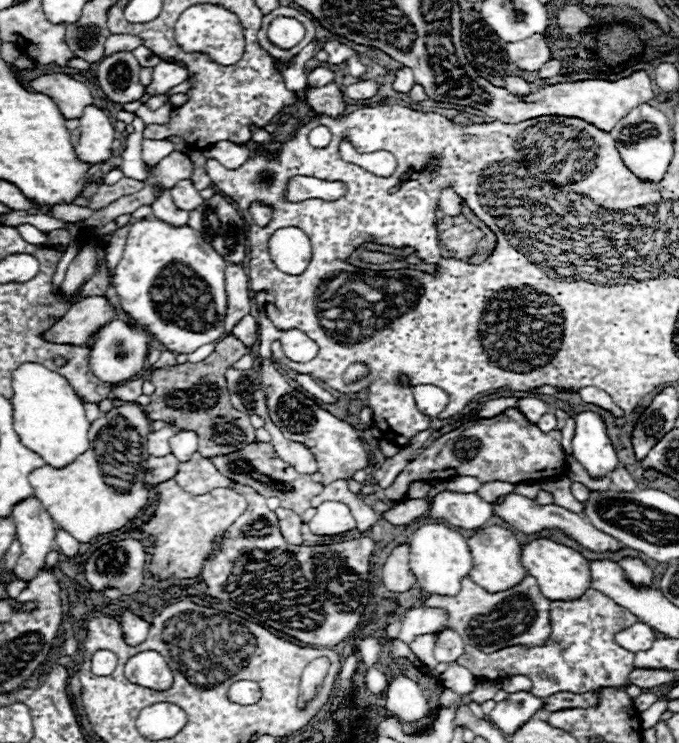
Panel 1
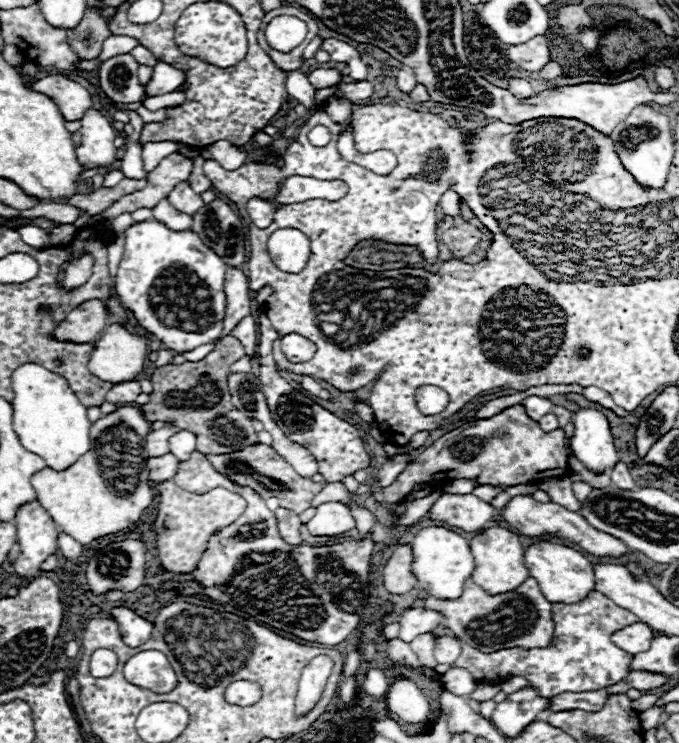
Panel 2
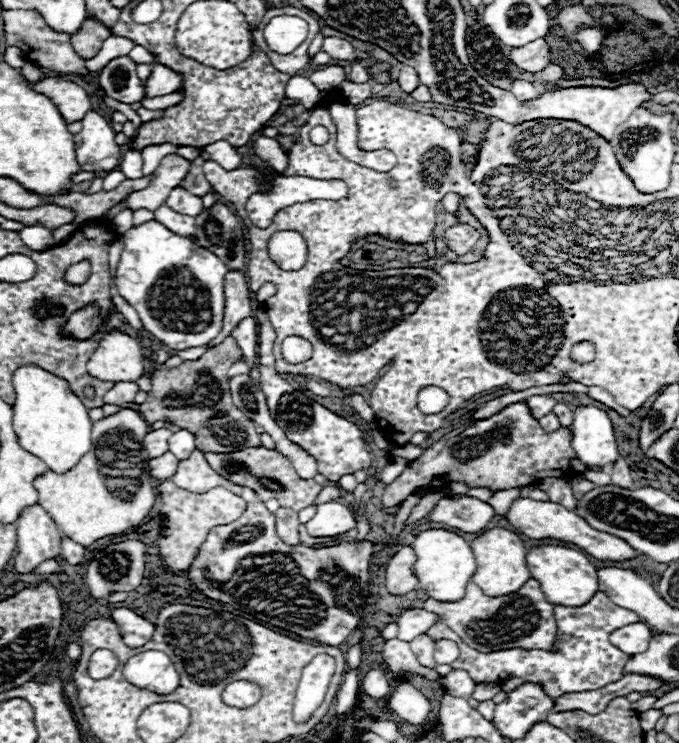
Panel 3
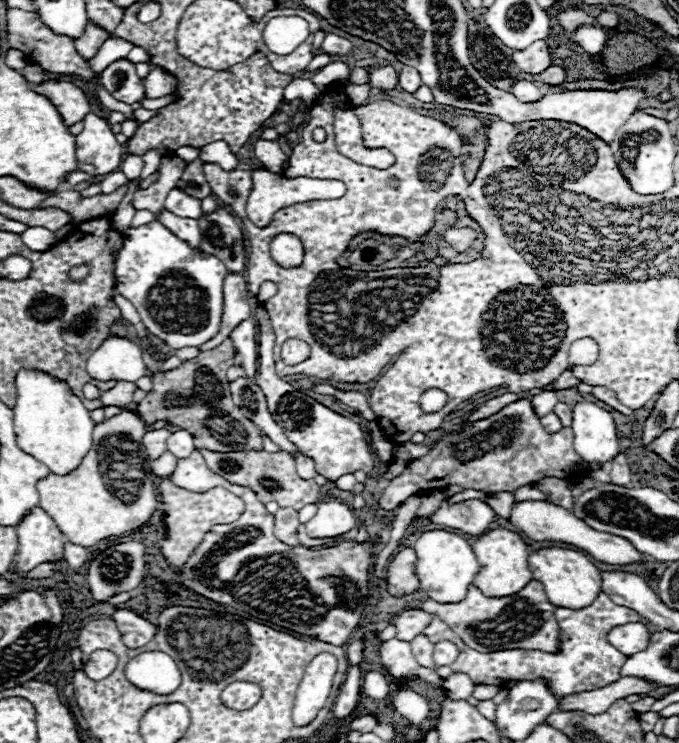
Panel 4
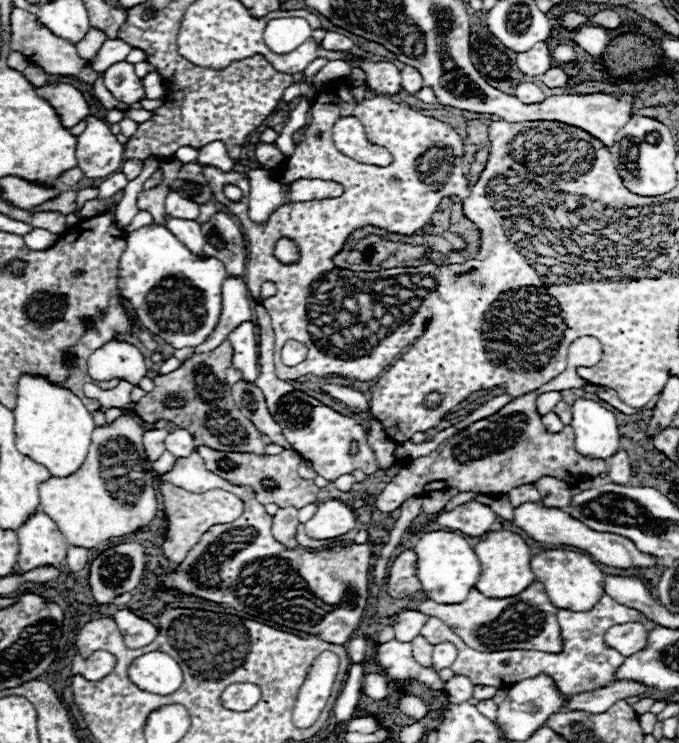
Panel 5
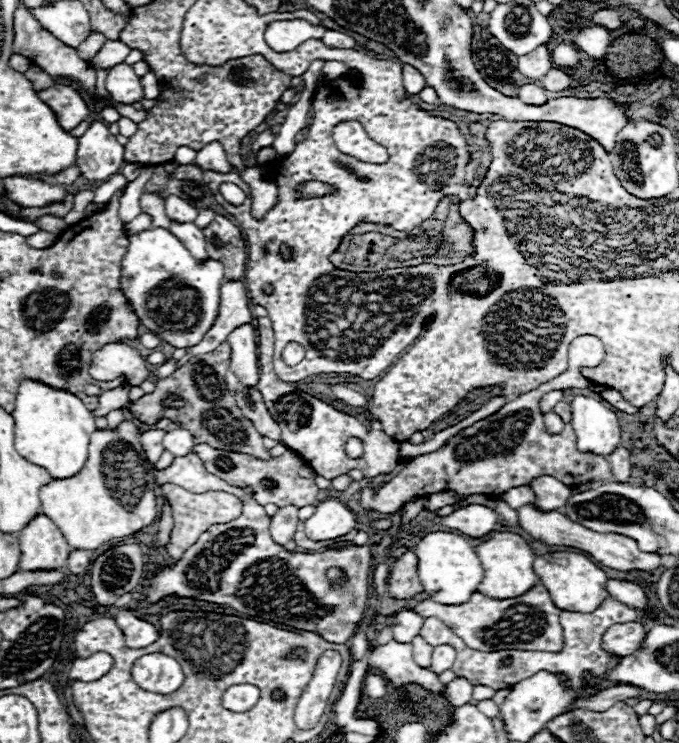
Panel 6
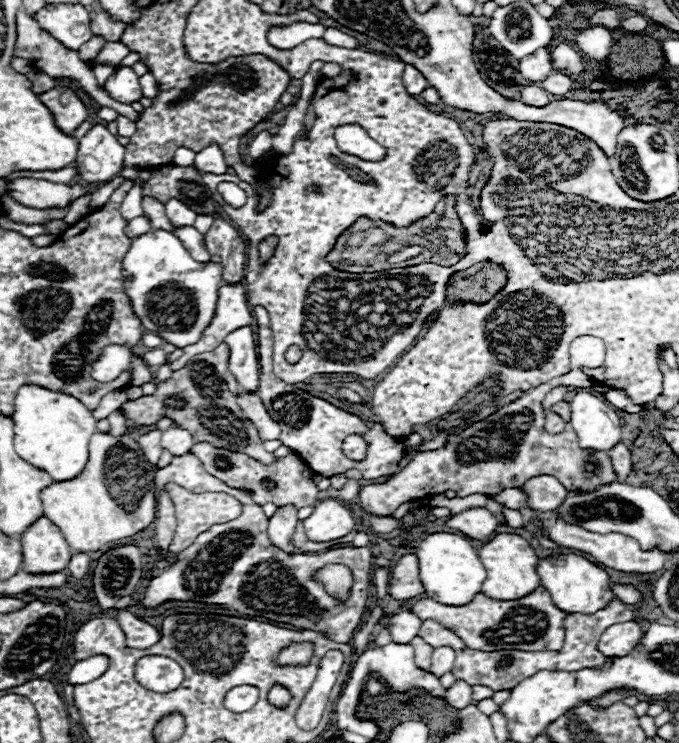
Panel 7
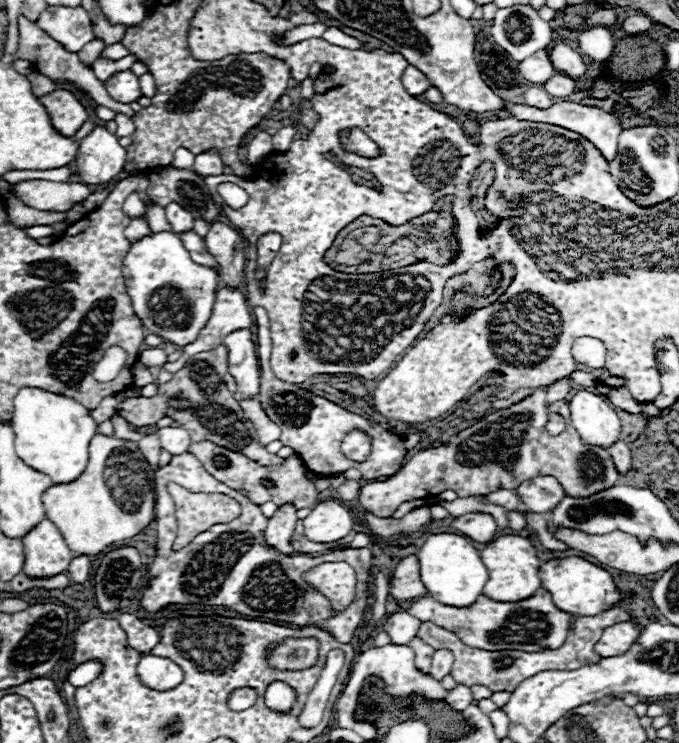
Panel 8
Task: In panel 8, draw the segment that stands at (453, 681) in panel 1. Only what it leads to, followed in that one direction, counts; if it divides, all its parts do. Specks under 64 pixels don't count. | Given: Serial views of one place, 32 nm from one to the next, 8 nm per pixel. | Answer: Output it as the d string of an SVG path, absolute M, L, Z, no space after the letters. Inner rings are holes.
M458 684L454 690L448 692L448 700L446 700L446 702L448 702L448 706L454 708L456 712L462 712L464 708L468 708L468 706L474 702L474 698L472 698L472 692L470 692L468 686Z

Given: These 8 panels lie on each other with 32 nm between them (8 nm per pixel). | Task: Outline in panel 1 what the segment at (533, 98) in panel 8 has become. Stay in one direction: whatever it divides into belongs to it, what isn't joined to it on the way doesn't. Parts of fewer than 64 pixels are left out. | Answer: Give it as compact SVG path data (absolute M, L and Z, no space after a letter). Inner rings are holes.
M506 78L506 90L508 92L512 92L512 94L516 94L516 96L528 96L528 94L532 94L532 86L526 82L526 80L522 80L522 78Z

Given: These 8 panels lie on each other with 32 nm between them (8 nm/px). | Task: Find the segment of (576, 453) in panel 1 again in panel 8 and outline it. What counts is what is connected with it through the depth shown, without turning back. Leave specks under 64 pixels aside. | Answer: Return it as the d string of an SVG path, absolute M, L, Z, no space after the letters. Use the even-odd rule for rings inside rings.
M578 390L570 400L570 420L584 442L608 448L620 438L620 418L604 396Z

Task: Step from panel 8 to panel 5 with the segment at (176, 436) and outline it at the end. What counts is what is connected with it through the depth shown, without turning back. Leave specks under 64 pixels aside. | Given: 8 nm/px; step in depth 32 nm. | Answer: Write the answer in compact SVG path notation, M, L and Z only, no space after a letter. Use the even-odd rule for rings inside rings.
M176 428L174 432L170 432L164 440L164 446L168 452L172 452L176 458L180 456L188 456L194 452L194 438L190 432L186 432L184 428Z

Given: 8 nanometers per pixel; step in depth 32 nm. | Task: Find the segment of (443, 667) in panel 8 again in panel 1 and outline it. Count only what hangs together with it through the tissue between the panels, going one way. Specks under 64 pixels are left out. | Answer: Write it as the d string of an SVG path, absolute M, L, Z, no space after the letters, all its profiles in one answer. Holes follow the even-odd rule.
M446 628L444 632L436 634L436 642L434 642L434 658L438 662L456 662L464 652L464 640L450 628Z

